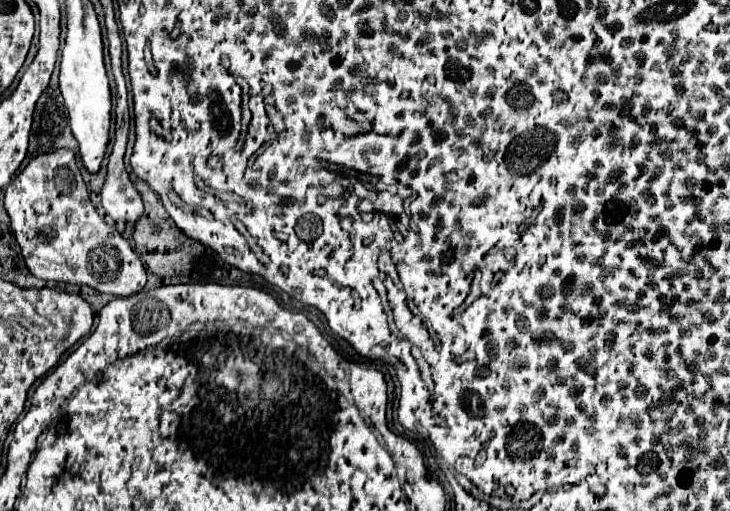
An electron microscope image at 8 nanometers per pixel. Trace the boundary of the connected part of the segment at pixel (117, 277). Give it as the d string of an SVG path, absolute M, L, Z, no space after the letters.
M61 148L35 156L7 186L5 210L33 276L47 282L83 284L115 296L131 296L145 286L145 266L139 256L125 238L111 238L109 224L91 204L73 150Z

